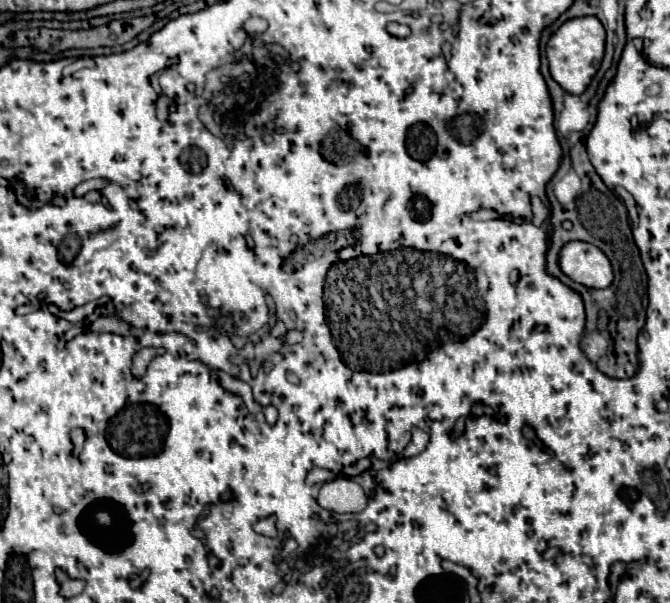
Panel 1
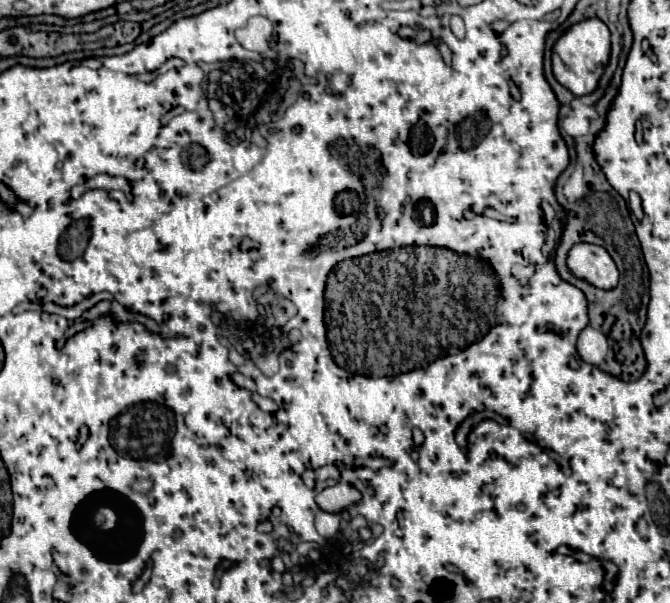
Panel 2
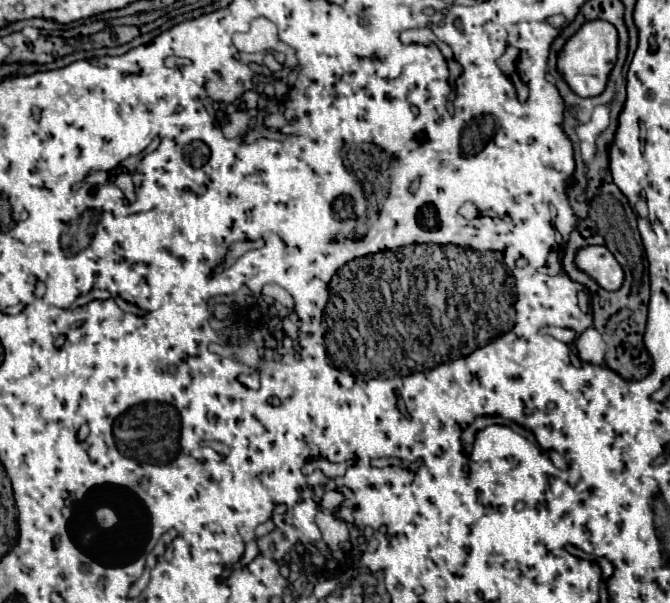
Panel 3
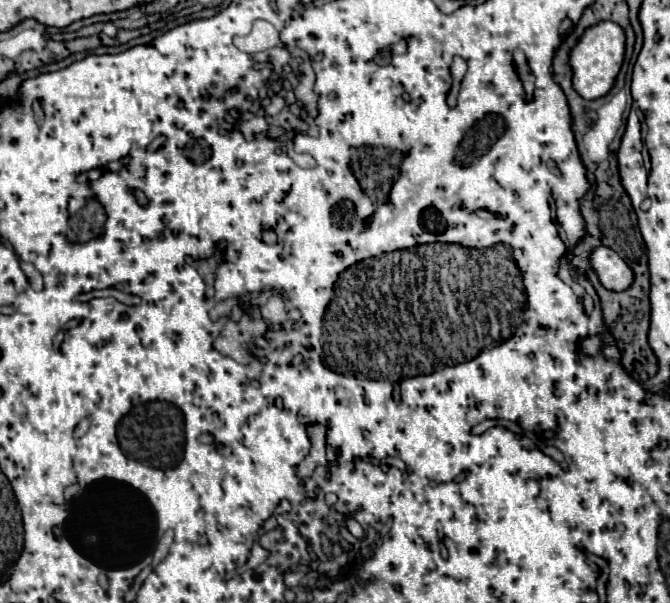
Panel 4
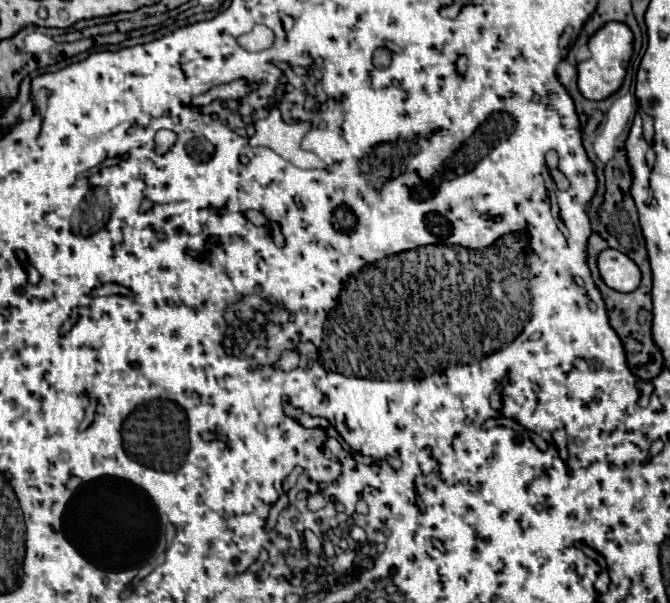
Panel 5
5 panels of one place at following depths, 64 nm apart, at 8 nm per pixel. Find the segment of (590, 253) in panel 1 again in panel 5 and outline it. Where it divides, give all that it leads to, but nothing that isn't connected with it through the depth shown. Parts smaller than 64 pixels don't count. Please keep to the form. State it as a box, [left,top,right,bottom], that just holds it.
[598,250,642,292]

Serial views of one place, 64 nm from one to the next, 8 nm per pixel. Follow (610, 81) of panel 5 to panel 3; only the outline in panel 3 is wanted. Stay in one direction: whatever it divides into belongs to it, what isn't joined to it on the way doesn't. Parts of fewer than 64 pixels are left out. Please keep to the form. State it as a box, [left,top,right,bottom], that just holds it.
[558,20,618,98]

